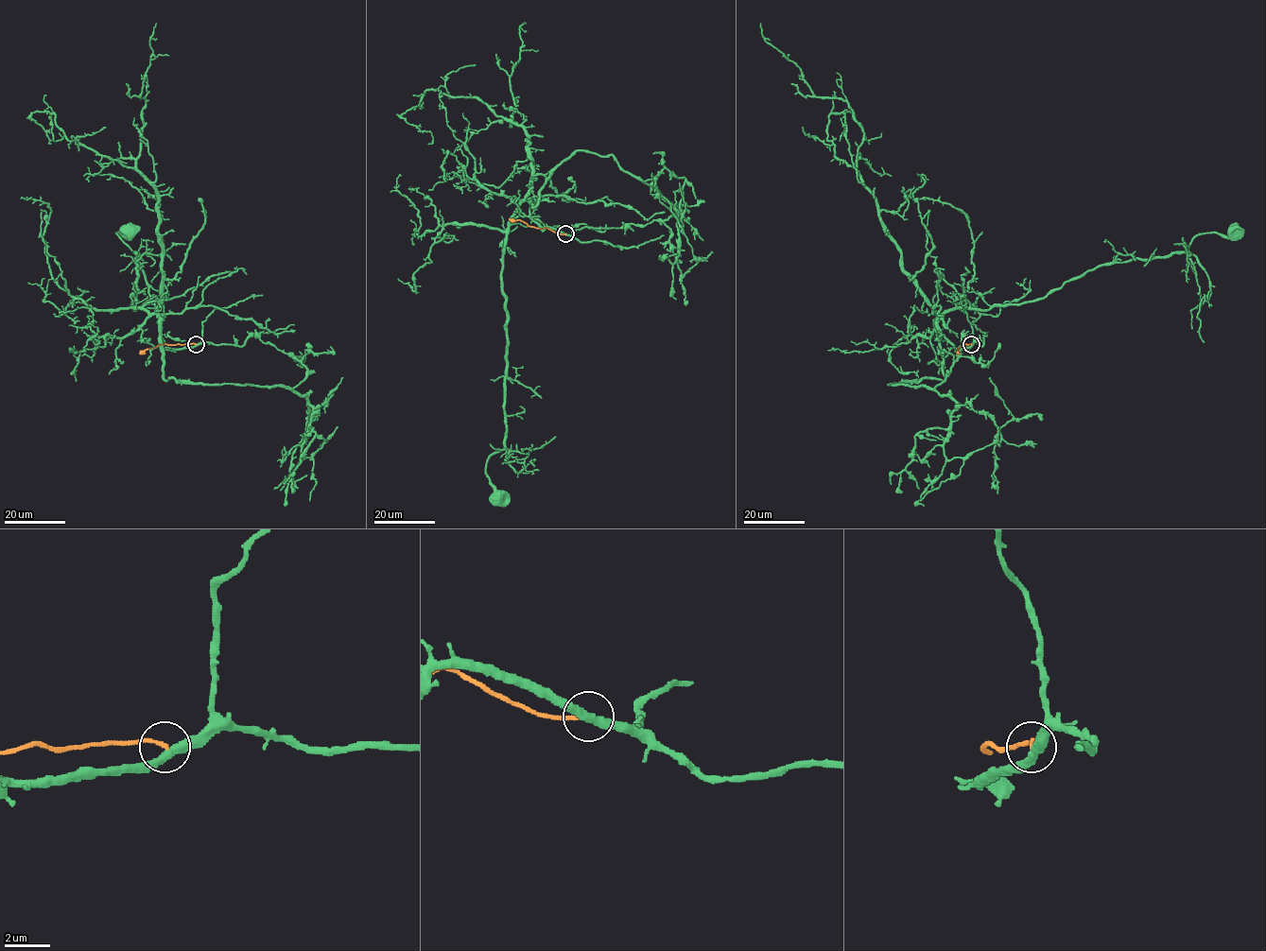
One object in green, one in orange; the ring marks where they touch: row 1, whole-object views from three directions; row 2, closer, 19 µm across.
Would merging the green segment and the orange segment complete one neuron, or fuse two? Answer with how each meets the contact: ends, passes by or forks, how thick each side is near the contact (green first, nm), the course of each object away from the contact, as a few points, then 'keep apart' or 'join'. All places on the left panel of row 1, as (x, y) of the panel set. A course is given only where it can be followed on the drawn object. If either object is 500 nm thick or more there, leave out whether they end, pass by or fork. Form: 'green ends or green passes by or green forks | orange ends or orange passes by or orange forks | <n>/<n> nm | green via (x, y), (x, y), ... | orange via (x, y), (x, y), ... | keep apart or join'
green passes by | orange ends | 360/170 nm | green via (196, 345), (164, 349), (156, 314), (134, 310), (136, 256), (115, 233), (127, 232) | orange via (196, 344), (162, 344), (139, 354) | keep apart

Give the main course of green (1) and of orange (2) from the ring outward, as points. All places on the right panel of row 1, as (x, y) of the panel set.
1: (971, 345), (958, 349), (942, 333), (938, 314), (1044, 299), (1103, 264), (1170, 256), (1202, 233), (1232, 232)
2: (971, 344), (958, 349), (957, 354)

